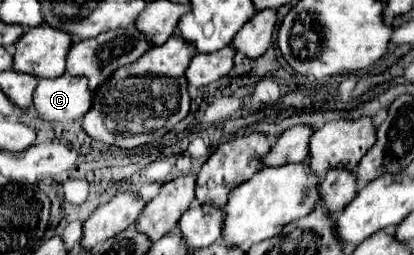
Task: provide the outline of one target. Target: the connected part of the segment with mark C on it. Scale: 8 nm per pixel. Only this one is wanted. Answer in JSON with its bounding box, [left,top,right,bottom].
[34,73,92,121]

